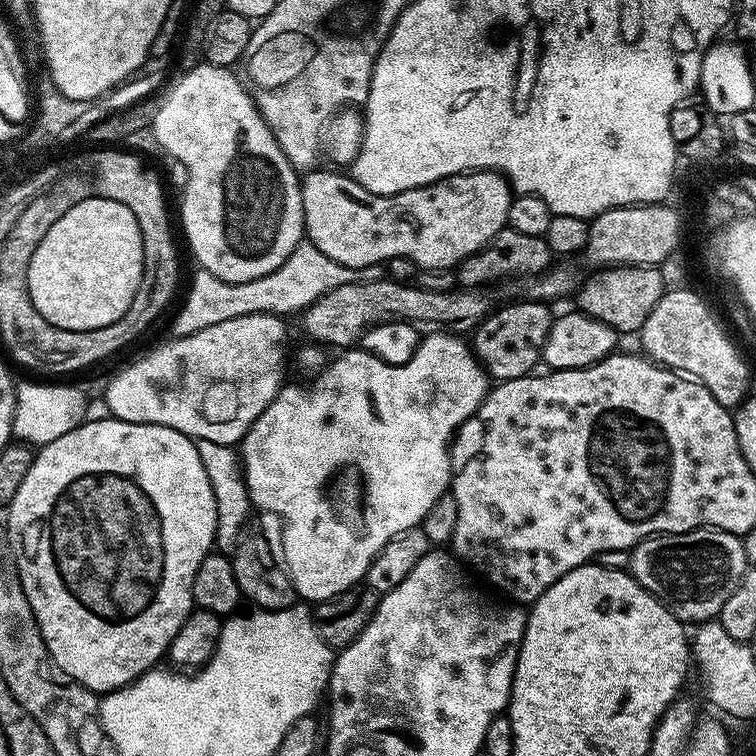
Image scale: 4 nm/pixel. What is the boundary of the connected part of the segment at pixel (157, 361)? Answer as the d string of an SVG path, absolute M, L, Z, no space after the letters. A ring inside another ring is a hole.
M270 313L246 314L245 317L227 319L215 323L189 336L168 338L165 344L145 354L141 360L124 368L108 384L104 400L113 417L126 422L170 426L191 436L193 440L206 439L211 442L236 446L243 441L250 426L274 402L286 383L284 359L289 359L288 328L279 315Z

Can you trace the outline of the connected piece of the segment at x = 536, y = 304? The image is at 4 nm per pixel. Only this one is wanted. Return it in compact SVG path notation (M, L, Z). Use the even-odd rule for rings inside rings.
M520 298L517 304L499 308L489 312L470 336L470 347L476 353L476 359L496 382L527 376L536 363L541 363L546 334L550 334L554 319L554 312L548 309L551 307L538 300Z

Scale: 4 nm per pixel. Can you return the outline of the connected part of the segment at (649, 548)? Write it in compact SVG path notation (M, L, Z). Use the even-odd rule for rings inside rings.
M695 528L692 532L679 532L673 536L649 536L647 540L641 540L630 553L628 568L631 576L656 600L661 600L670 614L674 614L681 622L692 623L692 626L719 617L726 598L730 598L744 569L749 567L743 539L721 528Z

